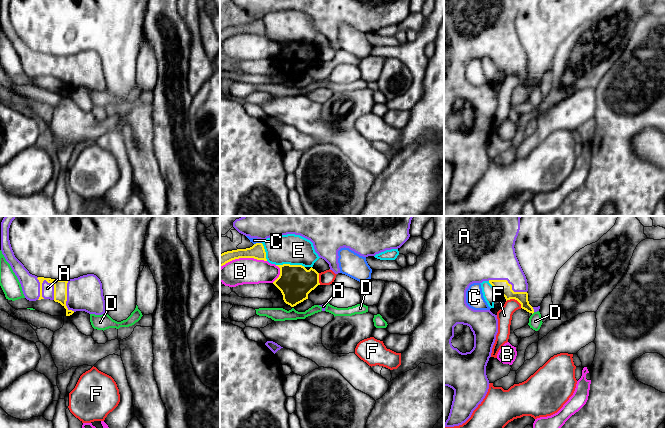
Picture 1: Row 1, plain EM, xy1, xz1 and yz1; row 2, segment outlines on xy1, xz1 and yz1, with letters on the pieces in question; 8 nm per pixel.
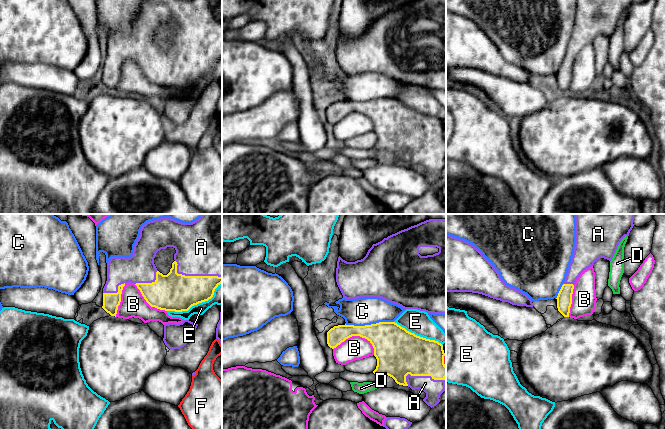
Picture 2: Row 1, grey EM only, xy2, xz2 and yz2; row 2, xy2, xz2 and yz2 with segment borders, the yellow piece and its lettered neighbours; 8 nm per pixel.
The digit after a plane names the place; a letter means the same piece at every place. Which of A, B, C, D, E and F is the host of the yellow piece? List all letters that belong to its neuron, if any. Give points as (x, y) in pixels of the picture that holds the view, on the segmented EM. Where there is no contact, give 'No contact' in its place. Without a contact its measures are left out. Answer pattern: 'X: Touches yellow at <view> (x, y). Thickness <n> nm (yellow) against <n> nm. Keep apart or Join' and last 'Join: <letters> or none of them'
A: Touches yellow at xy1 (51, 282). Thickness 110 nm (yellow) against 100 nm. Join
B: Touches yellow at xz2 (357, 335). Thickness 280 nm (yellow) against 190 nm. Keep apart
C: Touches yellow at xz2 (369, 325). Thickness 320 nm (yellow) against 220 nm. Keep apart
D: No contact. Keep apart
E: Touches yellow at xy2 (196, 304). Thickness 300 nm (yellow) against 130 nm. Keep apart
F: Touches yellow at yz1 (515, 299). Thickness 120 nm (yellow) against 120 nm. Keep apart
Join: A

